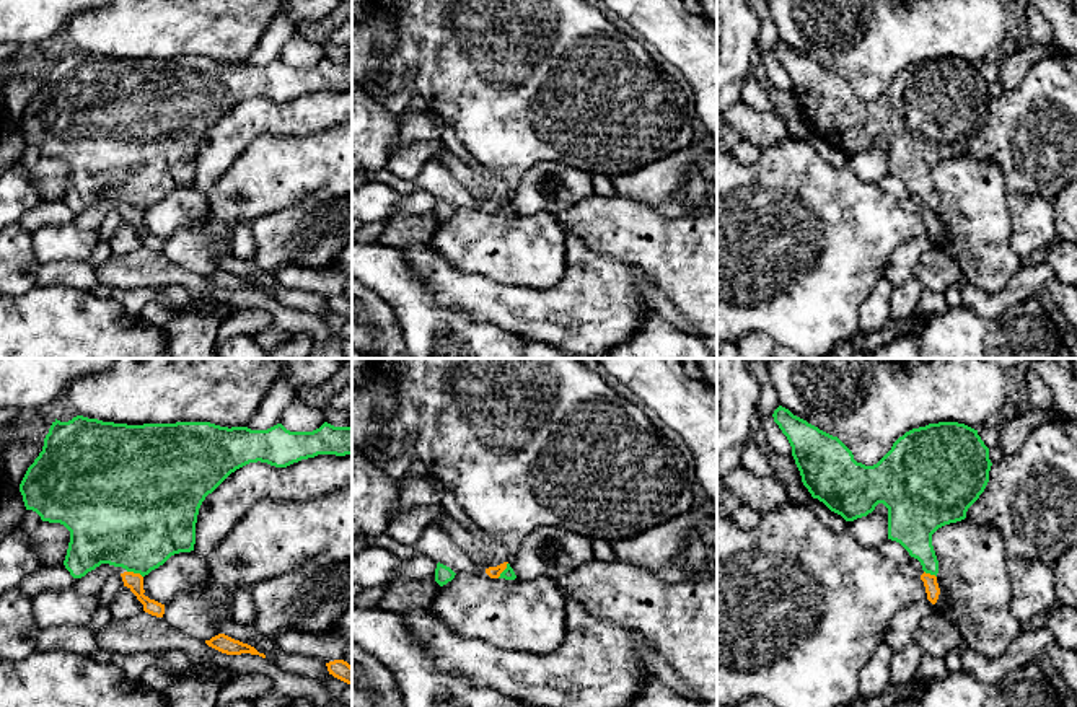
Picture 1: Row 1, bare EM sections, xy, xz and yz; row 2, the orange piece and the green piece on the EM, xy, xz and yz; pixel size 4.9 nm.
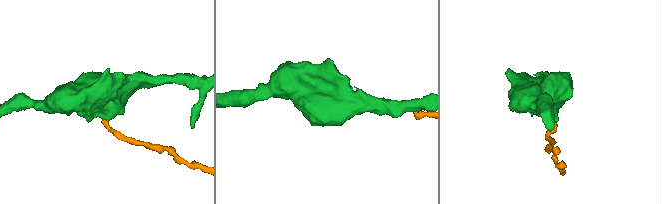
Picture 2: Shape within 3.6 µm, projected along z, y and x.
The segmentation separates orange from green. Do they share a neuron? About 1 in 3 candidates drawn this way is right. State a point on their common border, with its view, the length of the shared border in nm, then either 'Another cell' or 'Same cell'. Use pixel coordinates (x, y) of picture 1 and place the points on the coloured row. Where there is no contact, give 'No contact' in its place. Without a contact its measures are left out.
Touches orange at xy (136, 574). Shared border 90 nm. Another cell

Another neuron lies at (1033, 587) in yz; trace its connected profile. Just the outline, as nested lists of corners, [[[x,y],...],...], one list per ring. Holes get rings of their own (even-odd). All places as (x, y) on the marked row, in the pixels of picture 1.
[[[1009,557],[1007,575],[1013,593],[1012,611],[1022,624],[1056,608],[1056,582],[1051,565]]]

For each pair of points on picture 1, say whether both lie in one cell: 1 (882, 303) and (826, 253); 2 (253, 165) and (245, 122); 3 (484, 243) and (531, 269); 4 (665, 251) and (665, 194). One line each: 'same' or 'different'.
1: different
2: different
3: same
4: different

